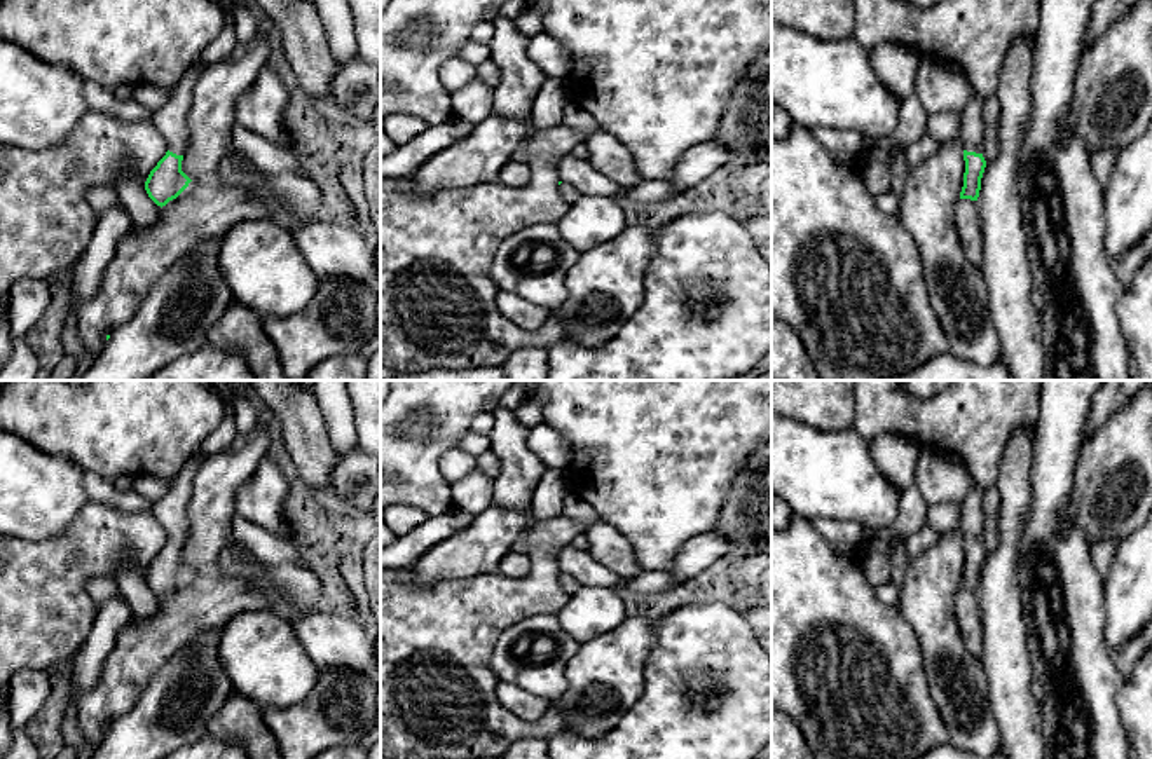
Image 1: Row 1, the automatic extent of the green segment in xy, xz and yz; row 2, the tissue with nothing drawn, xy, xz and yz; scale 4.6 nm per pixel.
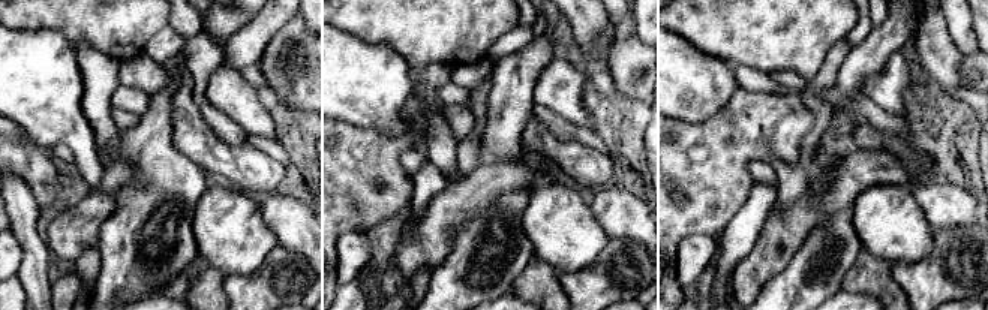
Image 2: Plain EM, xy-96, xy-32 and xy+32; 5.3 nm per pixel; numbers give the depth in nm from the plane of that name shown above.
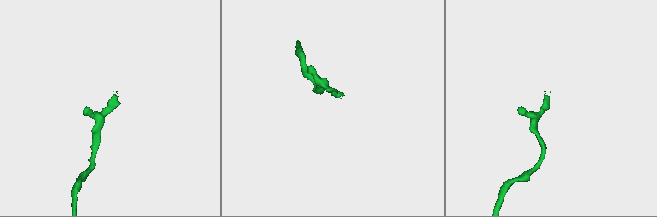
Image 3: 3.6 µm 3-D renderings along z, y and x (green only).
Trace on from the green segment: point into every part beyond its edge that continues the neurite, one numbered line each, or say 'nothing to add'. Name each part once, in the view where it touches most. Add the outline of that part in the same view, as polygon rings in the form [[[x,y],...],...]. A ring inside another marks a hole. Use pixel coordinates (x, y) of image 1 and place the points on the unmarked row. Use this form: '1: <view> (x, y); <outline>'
1: xy (171, 510); [[[190,455],[175,476],[169,492],[152,509],[154,516],[166,529],[168,541],[176,546],[183,546],[189,536],[187,504],[202,461],[202,455]]]

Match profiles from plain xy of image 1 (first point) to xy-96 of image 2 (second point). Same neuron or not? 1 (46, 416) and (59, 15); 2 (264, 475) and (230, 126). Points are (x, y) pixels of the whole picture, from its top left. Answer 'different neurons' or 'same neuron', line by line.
1: same neuron
2: different neurons

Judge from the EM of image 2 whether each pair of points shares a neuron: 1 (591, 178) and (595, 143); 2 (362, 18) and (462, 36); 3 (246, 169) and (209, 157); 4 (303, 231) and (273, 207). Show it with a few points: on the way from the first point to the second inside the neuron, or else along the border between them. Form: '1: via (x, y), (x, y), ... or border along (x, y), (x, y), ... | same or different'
1: border along (559, 140), (579, 141), (609, 156) | different
2: via (387, 18), (437, 18) | same
3: via (237, 163), (218, 157) | same
4: via (296, 225), (281, 213) | same

